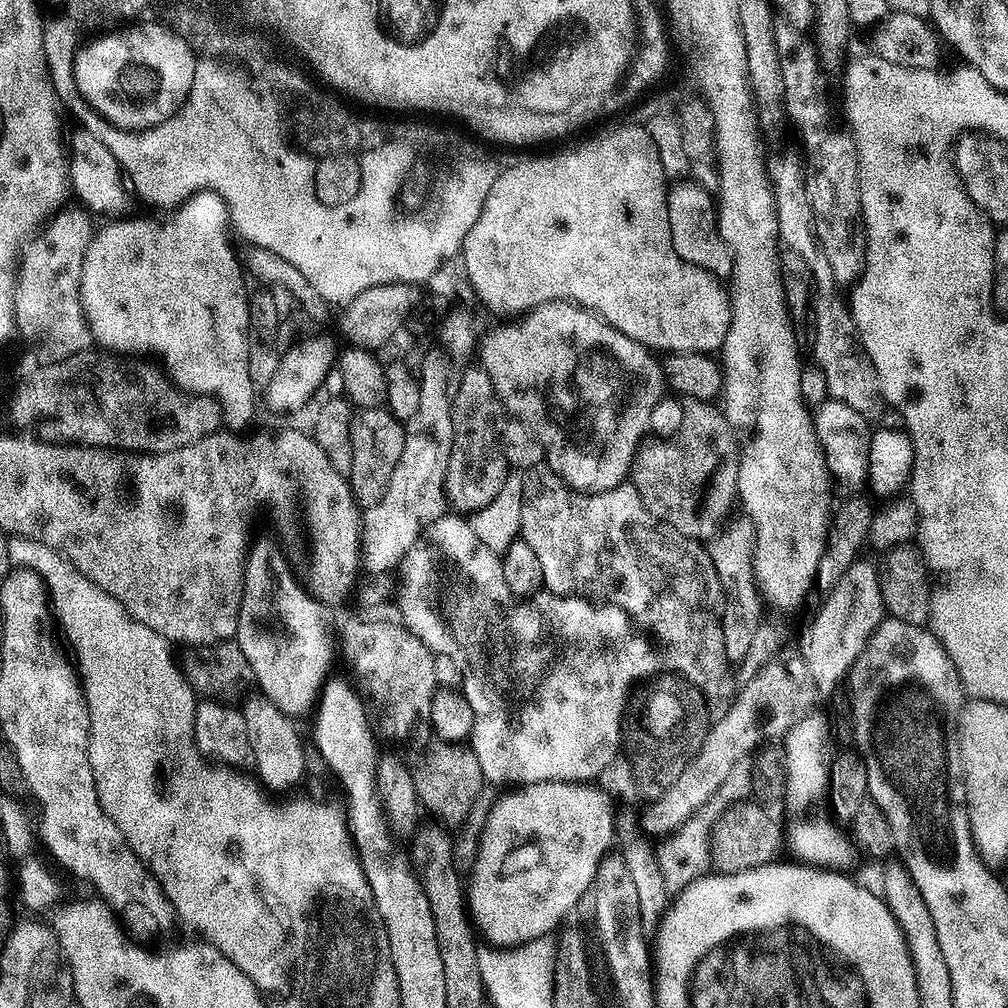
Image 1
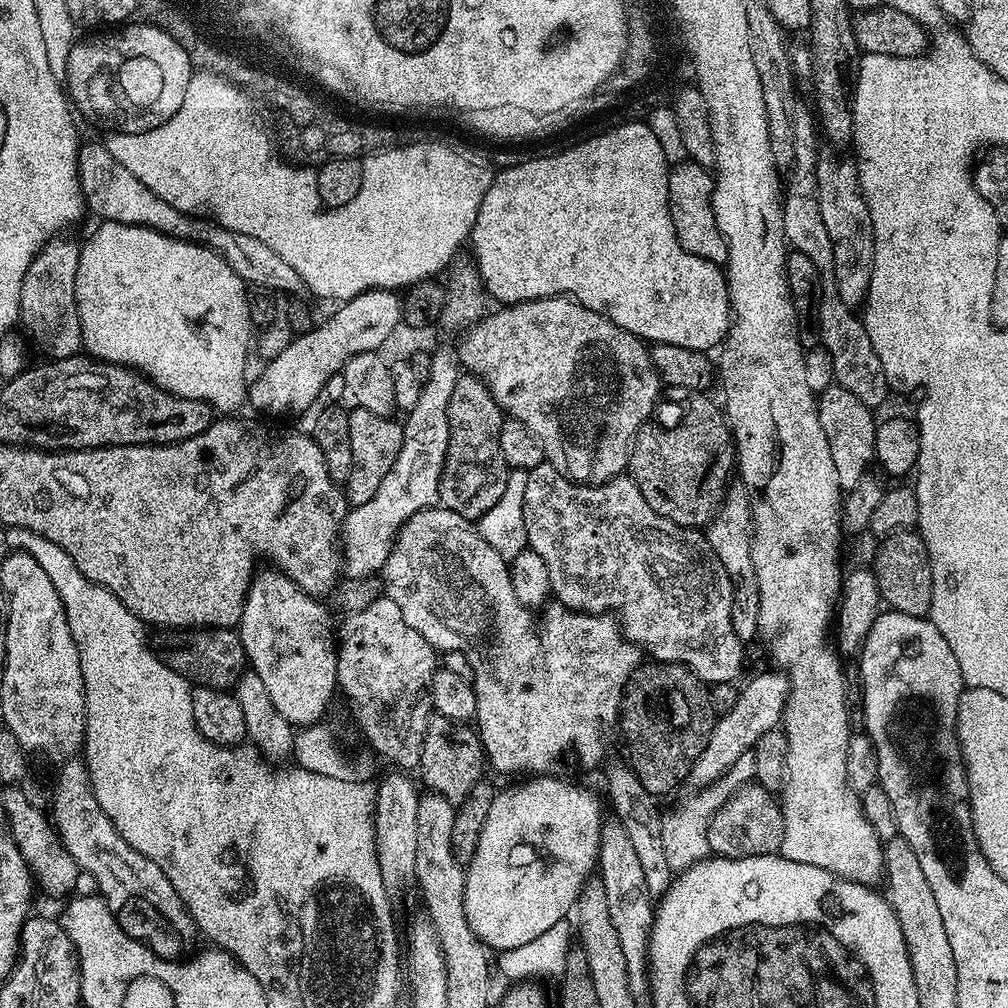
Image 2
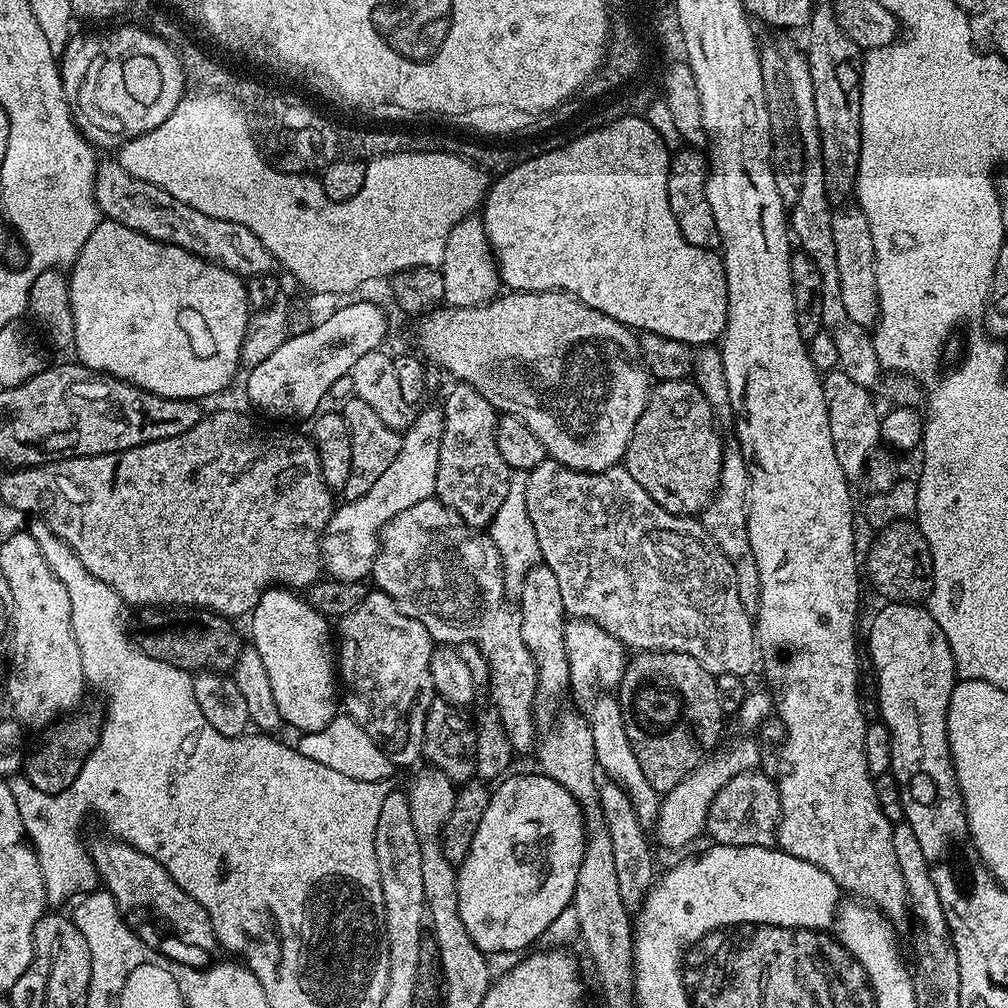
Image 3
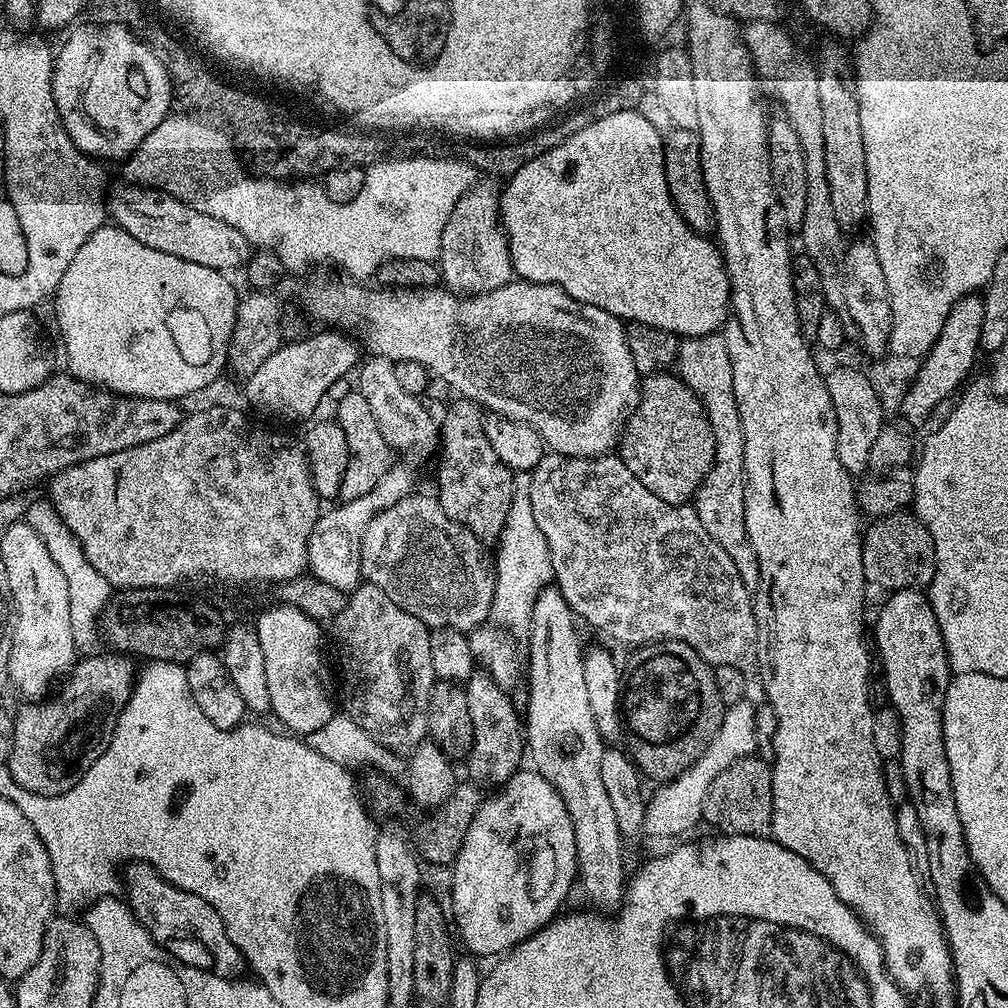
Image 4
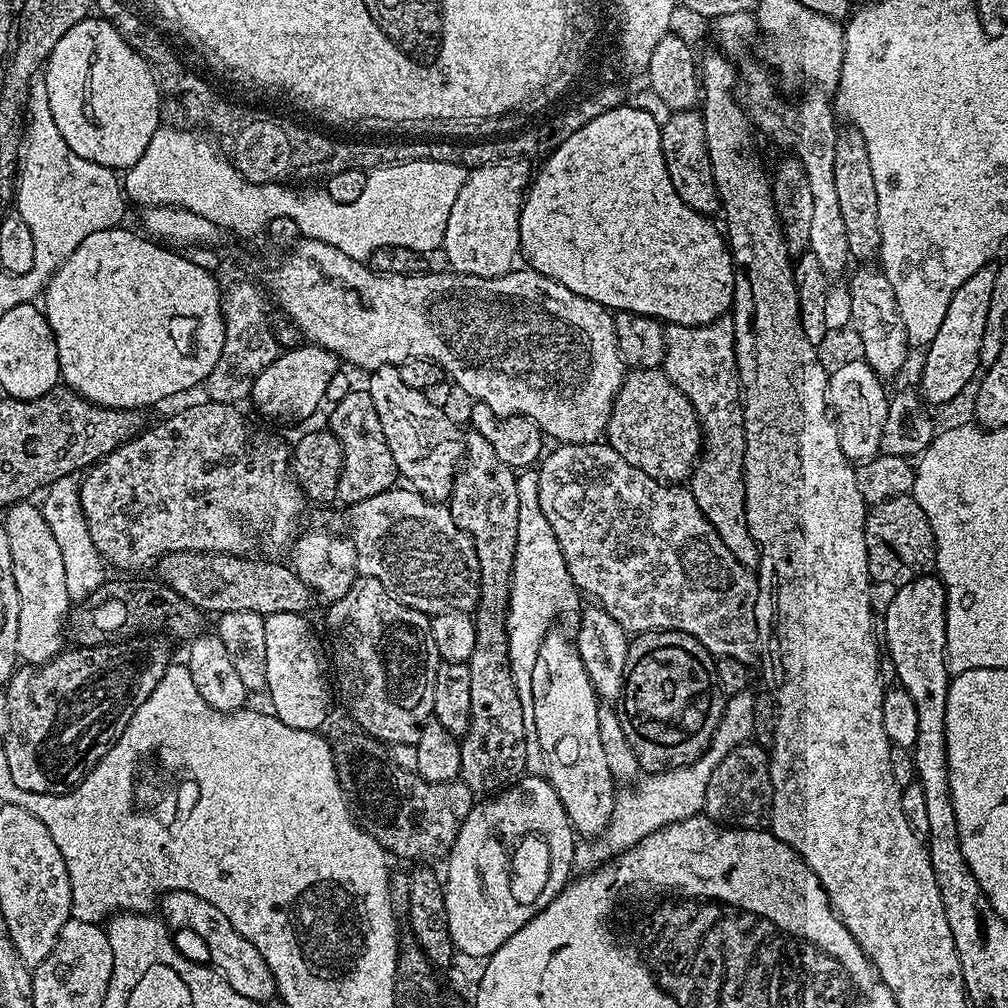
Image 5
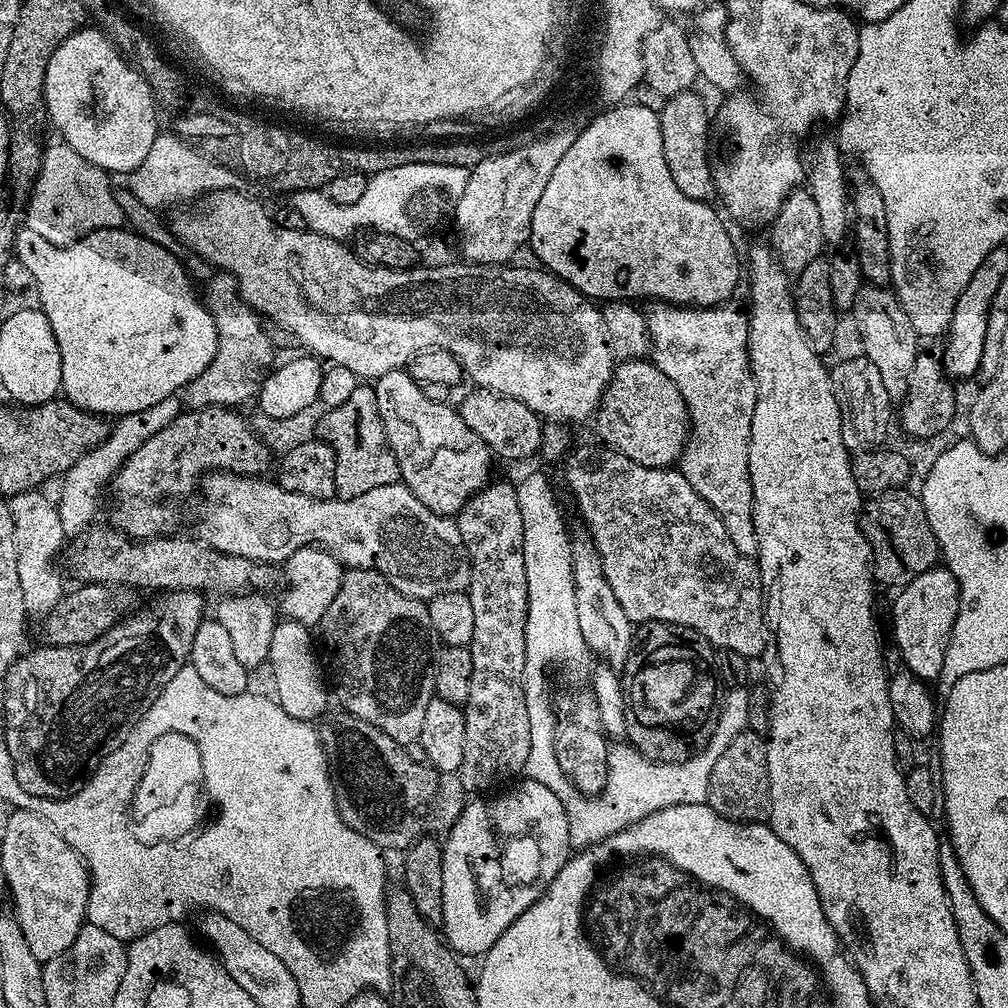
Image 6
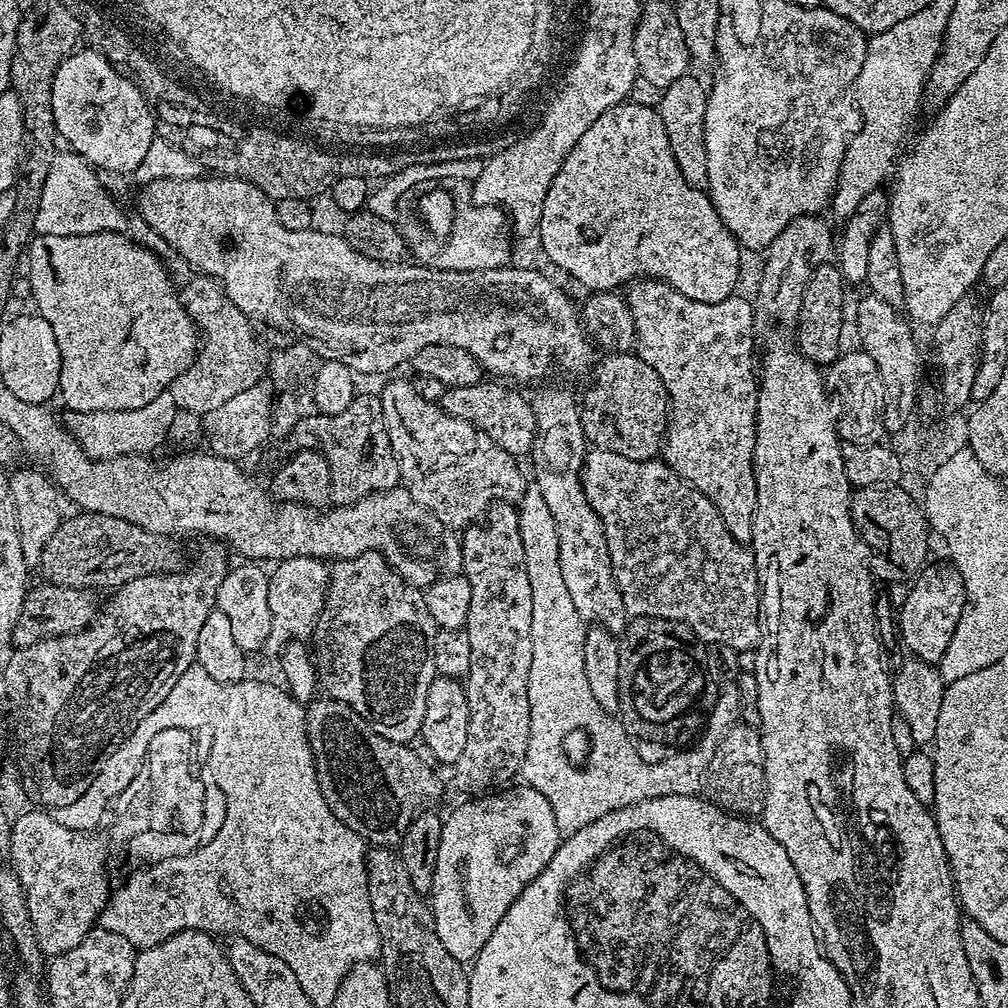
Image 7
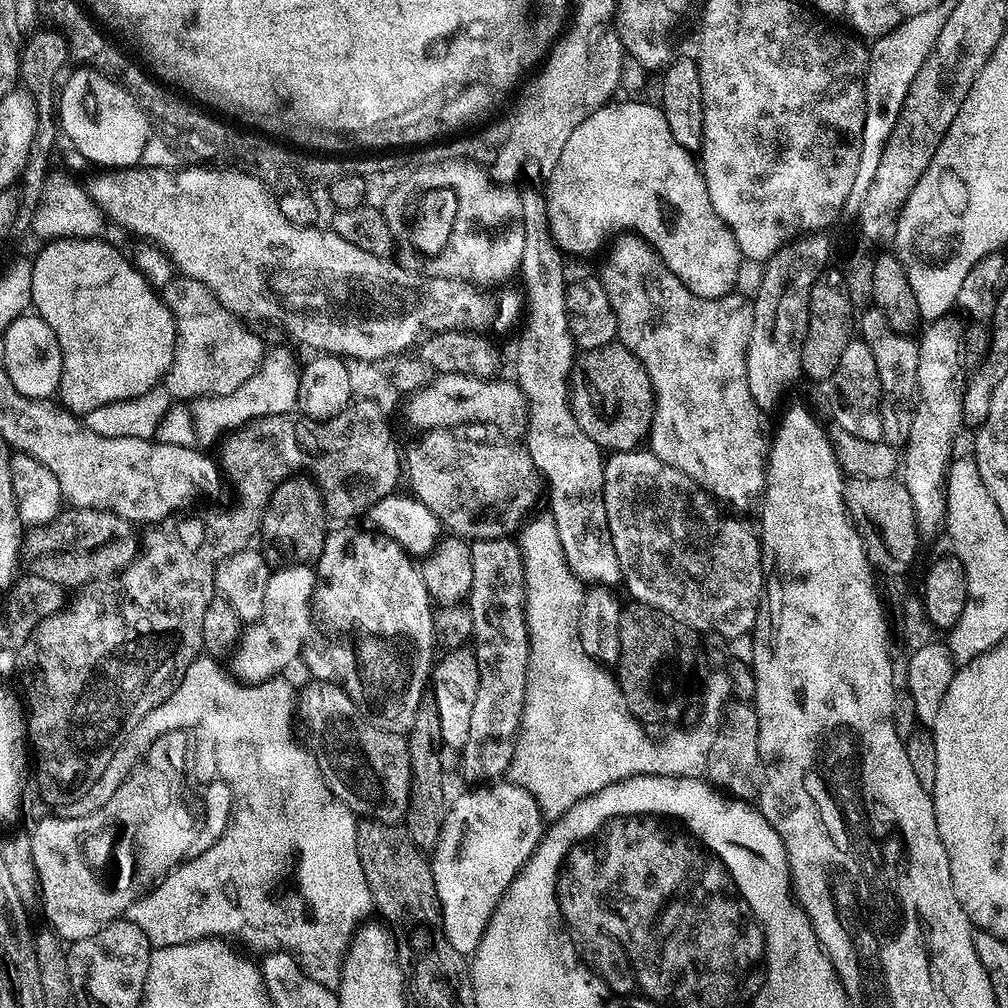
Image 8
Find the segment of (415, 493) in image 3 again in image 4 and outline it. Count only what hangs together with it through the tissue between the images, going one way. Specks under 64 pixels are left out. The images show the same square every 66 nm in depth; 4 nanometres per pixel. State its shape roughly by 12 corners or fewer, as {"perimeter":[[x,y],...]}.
{"perimeter":[[394,464],[361,498],[314,526],[307,571],[346,594],[360,587],[362,538],[377,513],[413,493]]}

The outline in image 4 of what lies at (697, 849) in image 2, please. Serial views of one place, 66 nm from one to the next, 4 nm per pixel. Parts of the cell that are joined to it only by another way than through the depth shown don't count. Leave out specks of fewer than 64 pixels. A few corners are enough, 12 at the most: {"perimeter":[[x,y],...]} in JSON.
{"perimeter":[[756,704],[724,709],[708,749],[651,793],[644,828],[680,836],[704,814],[710,782],[756,752]]}

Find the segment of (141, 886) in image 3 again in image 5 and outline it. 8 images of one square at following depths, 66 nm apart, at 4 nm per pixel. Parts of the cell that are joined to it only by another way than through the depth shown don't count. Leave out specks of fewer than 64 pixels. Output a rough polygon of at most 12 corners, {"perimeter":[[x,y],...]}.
{"perimeter":[[189,892],[163,897],[164,923],[193,932],[238,994],[277,995],[258,948],[218,906]]}

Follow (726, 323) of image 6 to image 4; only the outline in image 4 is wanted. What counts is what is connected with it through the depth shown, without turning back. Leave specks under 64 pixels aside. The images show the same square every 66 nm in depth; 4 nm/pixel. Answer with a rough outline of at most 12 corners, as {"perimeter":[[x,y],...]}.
{"perimeter":[[723,335],[680,340],[675,371],[702,402],[714,462],[694,507],[759,589],[746,530],[742,418]]}

